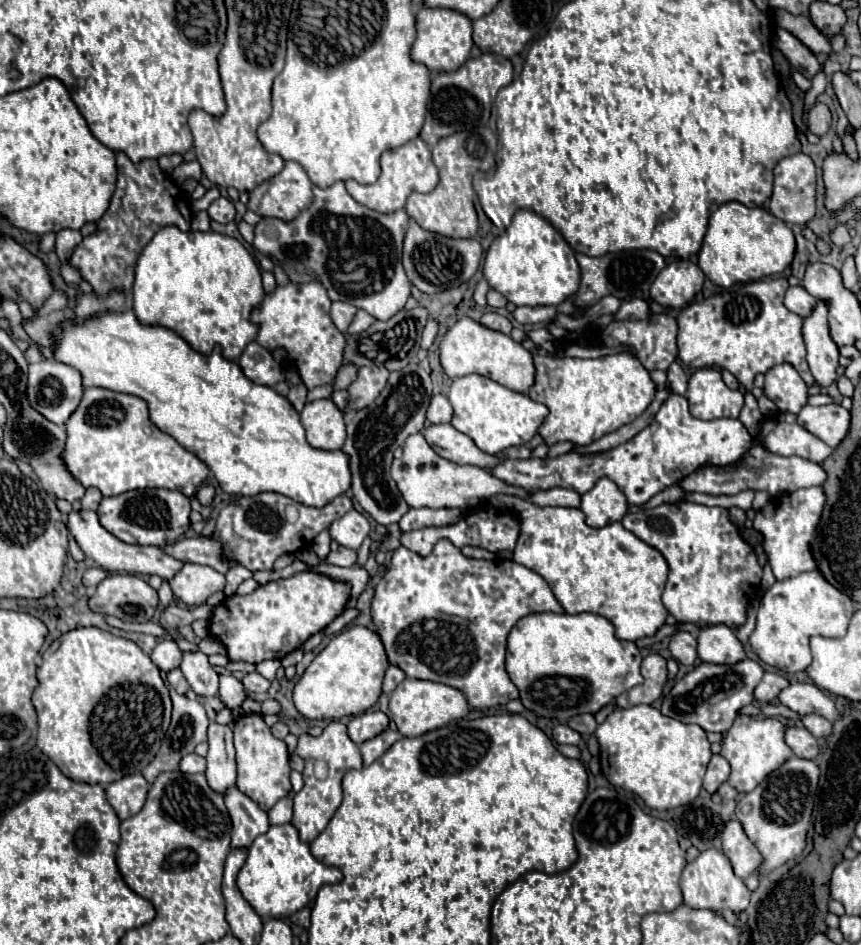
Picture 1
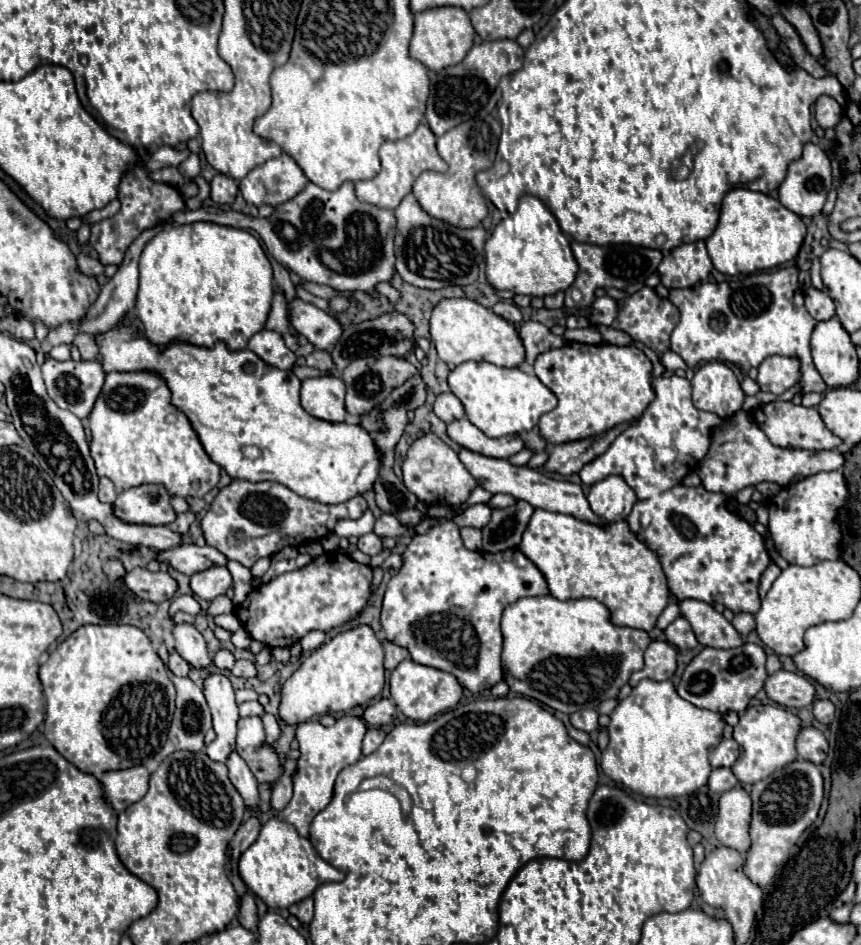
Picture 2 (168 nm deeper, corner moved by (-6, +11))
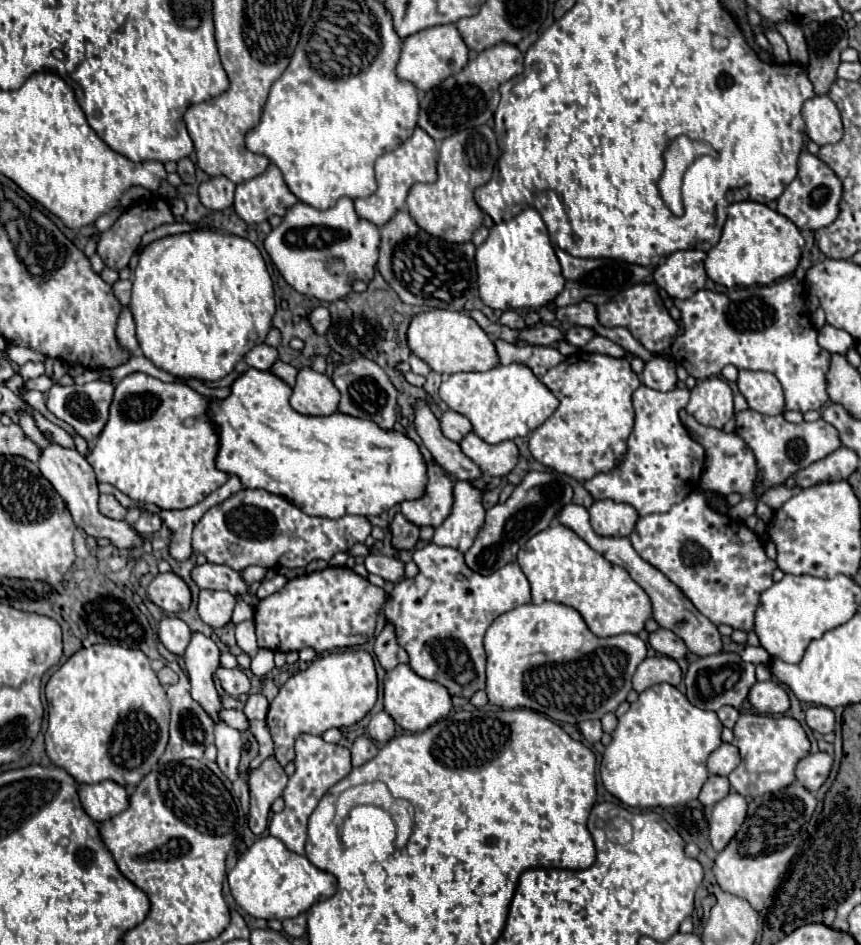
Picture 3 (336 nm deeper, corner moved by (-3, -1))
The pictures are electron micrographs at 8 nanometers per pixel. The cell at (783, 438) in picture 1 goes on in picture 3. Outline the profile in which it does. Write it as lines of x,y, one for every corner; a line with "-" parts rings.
743,410
743,412
737,414
735,432
755,452
759,474
761,474
761,482
755,488
757,496
767,486
785,484
795,472
799,472
803,468
807,468
809,464
829,456
831,452
835,452
841,446
837,430
831,424
823,422
821,418
817,422
791,424
781,414
769,416
769,414
761,414
761,412
755,412
755,410

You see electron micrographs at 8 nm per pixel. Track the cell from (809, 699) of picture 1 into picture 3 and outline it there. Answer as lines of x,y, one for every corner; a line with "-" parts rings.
775,680
755,682
749,692
749,702
763,714
785,714
791,708
789,694

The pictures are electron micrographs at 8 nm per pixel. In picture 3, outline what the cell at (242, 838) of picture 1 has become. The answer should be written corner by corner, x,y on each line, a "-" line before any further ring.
225,722
215,726
215,746
217,746
217,766
219,770
235,782
239,778
239,758
241,758
241,732
229,728

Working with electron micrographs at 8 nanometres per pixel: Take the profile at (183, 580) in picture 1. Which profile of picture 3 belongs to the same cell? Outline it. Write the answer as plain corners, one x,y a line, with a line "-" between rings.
199,590
199,616
211,628
219,628
231,622
235,596
225,590

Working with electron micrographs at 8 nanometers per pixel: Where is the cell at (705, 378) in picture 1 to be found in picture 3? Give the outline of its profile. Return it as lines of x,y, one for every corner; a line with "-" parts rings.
713,376
713,378
699,382
691,390
687,414
693,416
699,424
723,428
735,414
733,412
733,392
727,380

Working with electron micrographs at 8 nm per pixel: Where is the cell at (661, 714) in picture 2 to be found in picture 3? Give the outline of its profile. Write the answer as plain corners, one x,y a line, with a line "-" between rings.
655,684
639,694
637,702
619,718
613,740
601,758
601,780
609,794
625,806
671,808
695,800
707,780
705,762
721,746
721,730
715,712
693,706
671,684

